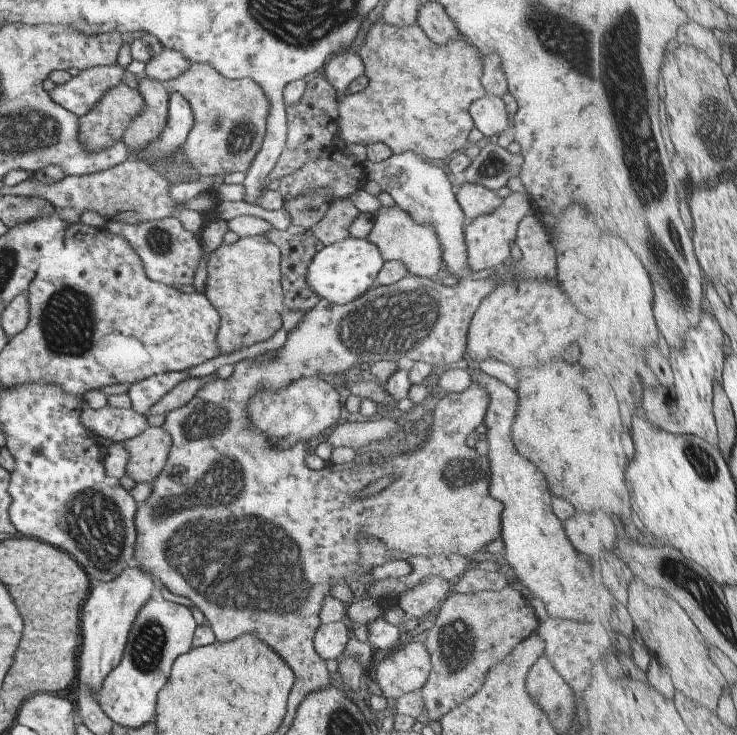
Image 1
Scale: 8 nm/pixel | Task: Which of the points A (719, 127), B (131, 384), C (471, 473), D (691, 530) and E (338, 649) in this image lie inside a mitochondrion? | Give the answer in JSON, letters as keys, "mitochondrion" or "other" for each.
{"A":"mitochondrion","B":"other","C":"mitochondrion","D":"other","E":"other"}

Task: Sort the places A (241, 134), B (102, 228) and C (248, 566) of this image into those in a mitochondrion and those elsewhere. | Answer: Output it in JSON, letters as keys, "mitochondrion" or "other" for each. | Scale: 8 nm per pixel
{"A":"mitochondrion","B":"other","C":"mitochondrion"}

